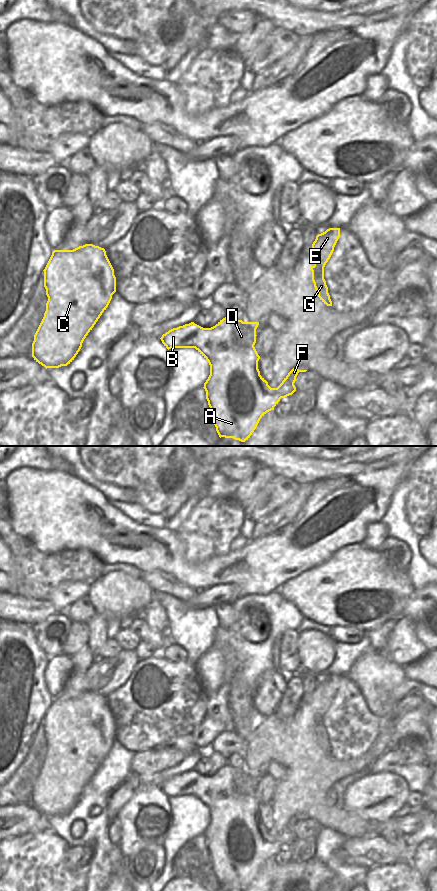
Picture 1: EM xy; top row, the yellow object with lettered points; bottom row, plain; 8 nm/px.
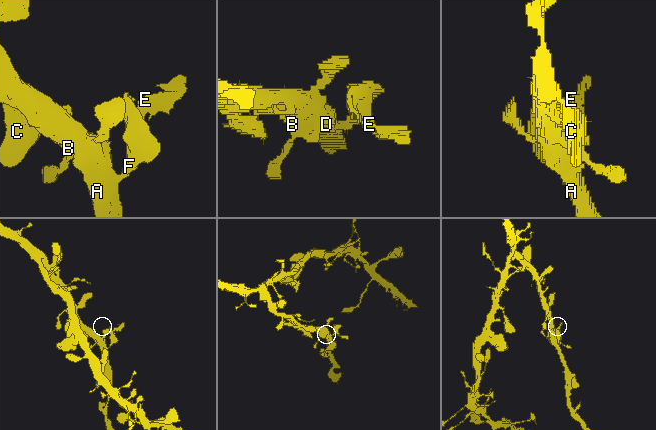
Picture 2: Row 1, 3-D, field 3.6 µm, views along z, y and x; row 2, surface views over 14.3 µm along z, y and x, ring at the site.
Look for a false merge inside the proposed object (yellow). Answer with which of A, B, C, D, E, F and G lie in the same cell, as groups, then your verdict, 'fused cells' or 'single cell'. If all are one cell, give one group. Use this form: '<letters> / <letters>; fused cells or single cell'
A B C D E F G; single cell

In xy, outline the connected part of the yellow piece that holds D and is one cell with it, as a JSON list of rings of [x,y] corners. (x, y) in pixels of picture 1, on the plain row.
[[[225,765],[222,768],[220,768],[215,774],[211,776],[203,776],[194,770],[191,770],[189,772],[185,772],[183,774],[179,774],[177,776],[173,776],[162,783],[160,786],[164,794],[169,798],[171,796],[195,796],[209,811],[210,813],[210,823],[206,830],[204,831],[204,837],[206,839],[206,847],[208,849],[208,853],[210,855],[210,859],[212,861],[212,867],[214,869],[214,873],[216,875],[216,879],[219,883],[219,885],[225,885],[225,886],[233,886],[235,888],[239,888],[241,890],[245,890],[250,886],[254,878],[256,877],[260,867],[269,859],[274,858],[274,855],[278,852],[281,846],[285,846],[289,843],[292,843],[296,839],[296,835],[294,833],[296,829],[296,825],[299,820],[306,820],[307,818],[299,818],[297,816],[293,816],[288,823],[284,826],[282,831],[277,836],[271,836],[268,833],[268,830],[260,823],[260,819],[258,817],[258,809],[260,807],[260,804],[258,803],[254,793],[256,791],[256,777],[259,773],[259,770],[243,770],[242,768],[233,768],[229,765]]]

